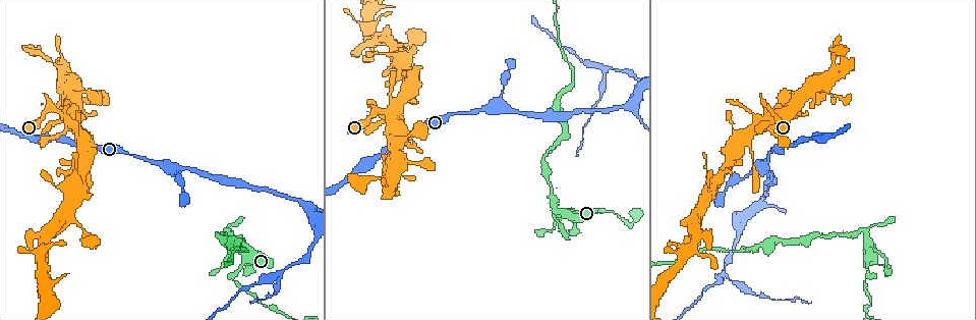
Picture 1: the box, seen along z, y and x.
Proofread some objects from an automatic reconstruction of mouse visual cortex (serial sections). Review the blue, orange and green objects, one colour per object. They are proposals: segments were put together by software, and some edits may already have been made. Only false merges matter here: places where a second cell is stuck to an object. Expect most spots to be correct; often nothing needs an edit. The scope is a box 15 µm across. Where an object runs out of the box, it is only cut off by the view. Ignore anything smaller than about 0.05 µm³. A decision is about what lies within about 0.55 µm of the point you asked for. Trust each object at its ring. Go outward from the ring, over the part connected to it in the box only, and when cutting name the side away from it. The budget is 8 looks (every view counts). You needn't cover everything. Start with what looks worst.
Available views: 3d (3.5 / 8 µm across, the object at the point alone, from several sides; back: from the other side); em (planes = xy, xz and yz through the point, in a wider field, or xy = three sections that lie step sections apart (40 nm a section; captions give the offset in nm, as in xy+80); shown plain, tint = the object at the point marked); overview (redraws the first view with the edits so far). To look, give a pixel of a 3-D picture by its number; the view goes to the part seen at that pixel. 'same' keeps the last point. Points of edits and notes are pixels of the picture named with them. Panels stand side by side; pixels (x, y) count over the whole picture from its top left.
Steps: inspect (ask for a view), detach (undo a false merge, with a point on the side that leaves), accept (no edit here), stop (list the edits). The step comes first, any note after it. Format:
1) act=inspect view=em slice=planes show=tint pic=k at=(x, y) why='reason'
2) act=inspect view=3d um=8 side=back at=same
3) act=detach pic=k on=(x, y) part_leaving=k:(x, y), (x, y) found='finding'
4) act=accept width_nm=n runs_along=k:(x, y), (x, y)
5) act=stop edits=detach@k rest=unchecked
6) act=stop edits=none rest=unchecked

act=inspect view=3d um=3.5 pic=1 at=(279, 275) why='arms part here'

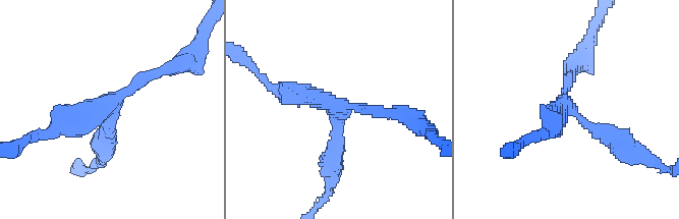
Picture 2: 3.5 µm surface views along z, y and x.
act=inspect view=em slice=xy step=1 show=tint pic=2 at=(111, 103) arms=3 arm_widths_nm=200,250,300

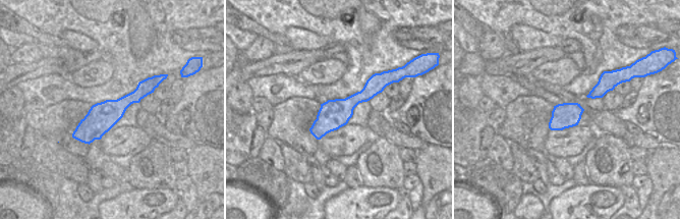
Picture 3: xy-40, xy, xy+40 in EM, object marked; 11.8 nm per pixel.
act=inspect view=em slice=xy step=3 show=tint at=same

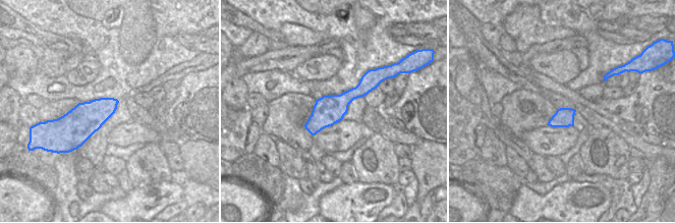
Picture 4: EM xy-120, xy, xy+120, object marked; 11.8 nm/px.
act=accept found='one cell here'

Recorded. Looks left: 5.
act=inspect view=3d um=3.5 pic=1 at=(228, 230) why='abrupt turn'

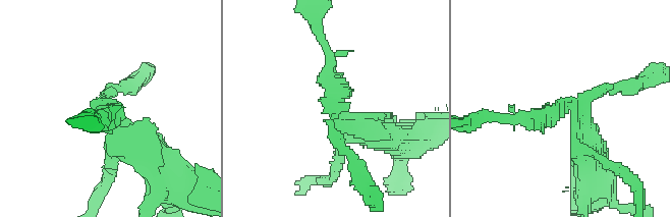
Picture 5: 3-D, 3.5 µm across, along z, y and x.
act=inspect view=em slice=xy step=1 show=plain pic=5 at=(335, 117) arms=3 arm_widths_nm=150,200,450 why='shape alone is not enough'

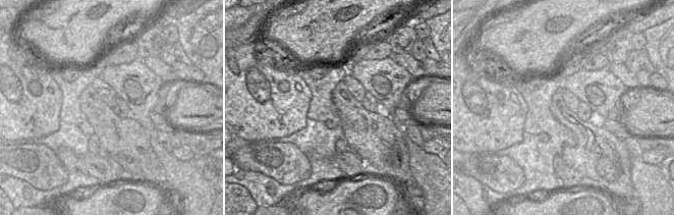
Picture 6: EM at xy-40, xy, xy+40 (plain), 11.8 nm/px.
act=inspect view=em slice=xy step=1 show=tint at=same

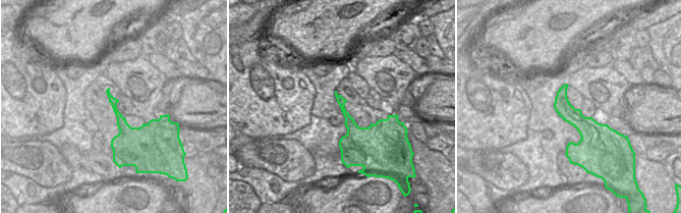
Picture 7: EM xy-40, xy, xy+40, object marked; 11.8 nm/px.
act=detach pic=5 on=(339, 80) width_nm=130 part_leaving=5:(333, 116), (330, 53), (315, 28) found='two cells meet here'

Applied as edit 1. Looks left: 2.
act=inspect view=3d um=3.5 pic=1 at=(869, 270) why='abrupt turn'

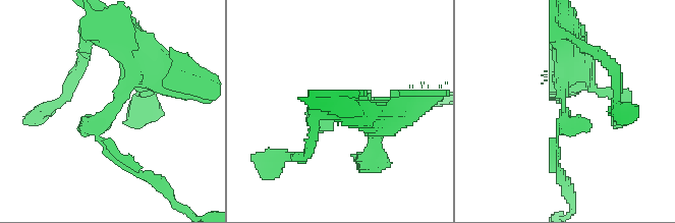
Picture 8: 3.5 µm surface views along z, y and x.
act=inspect view=em slice=xy step=2 show=tint pic=8 at=(564, 110) arm_widths_nm=100,450 why='now the EM'

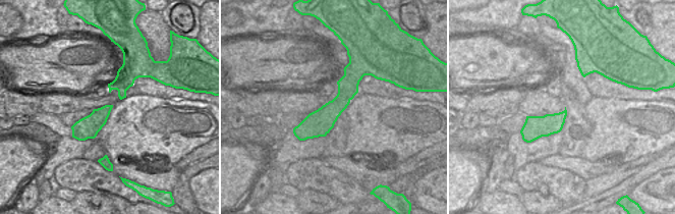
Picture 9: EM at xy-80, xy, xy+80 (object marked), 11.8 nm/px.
act=detach pic=8 on=(122, 164) part_leaving=8:(102, 137), (173, 201) found='two cells meet here'

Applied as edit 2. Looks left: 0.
act=stop edits=detach@5,detach@8 rest=unchecked

